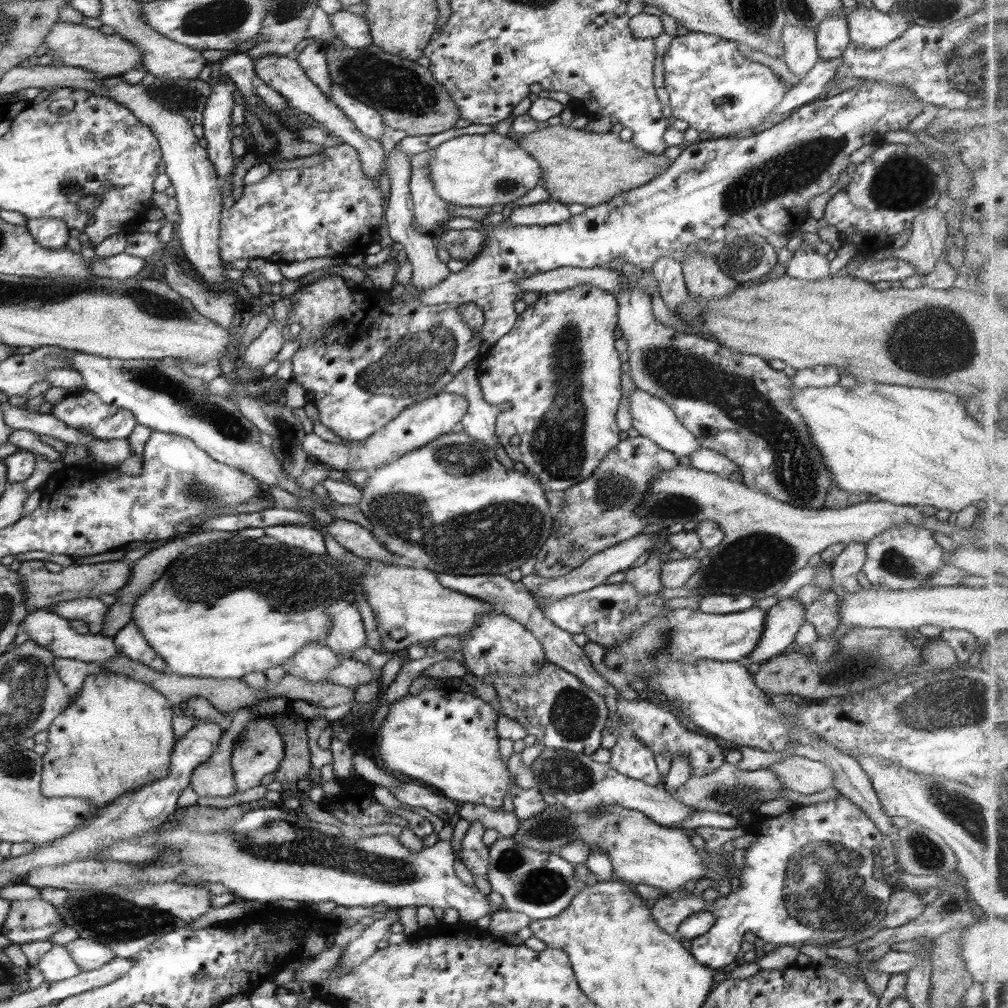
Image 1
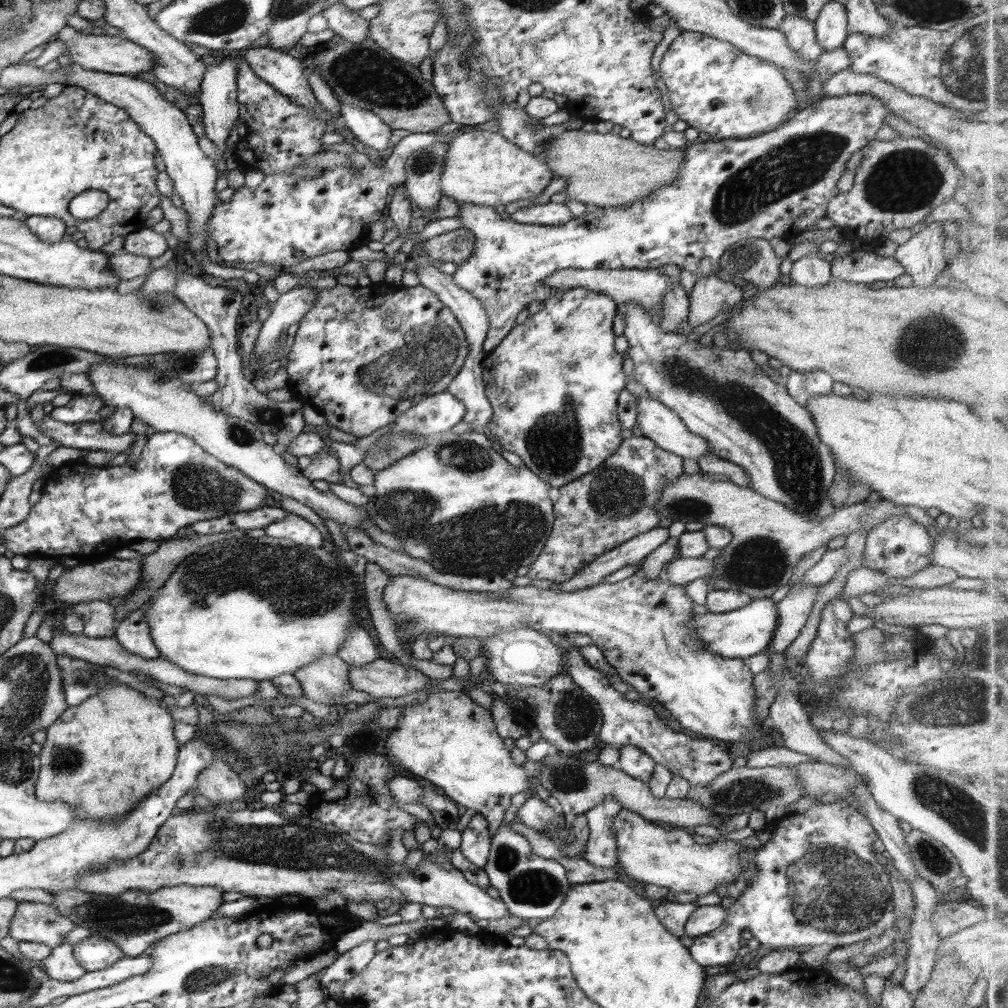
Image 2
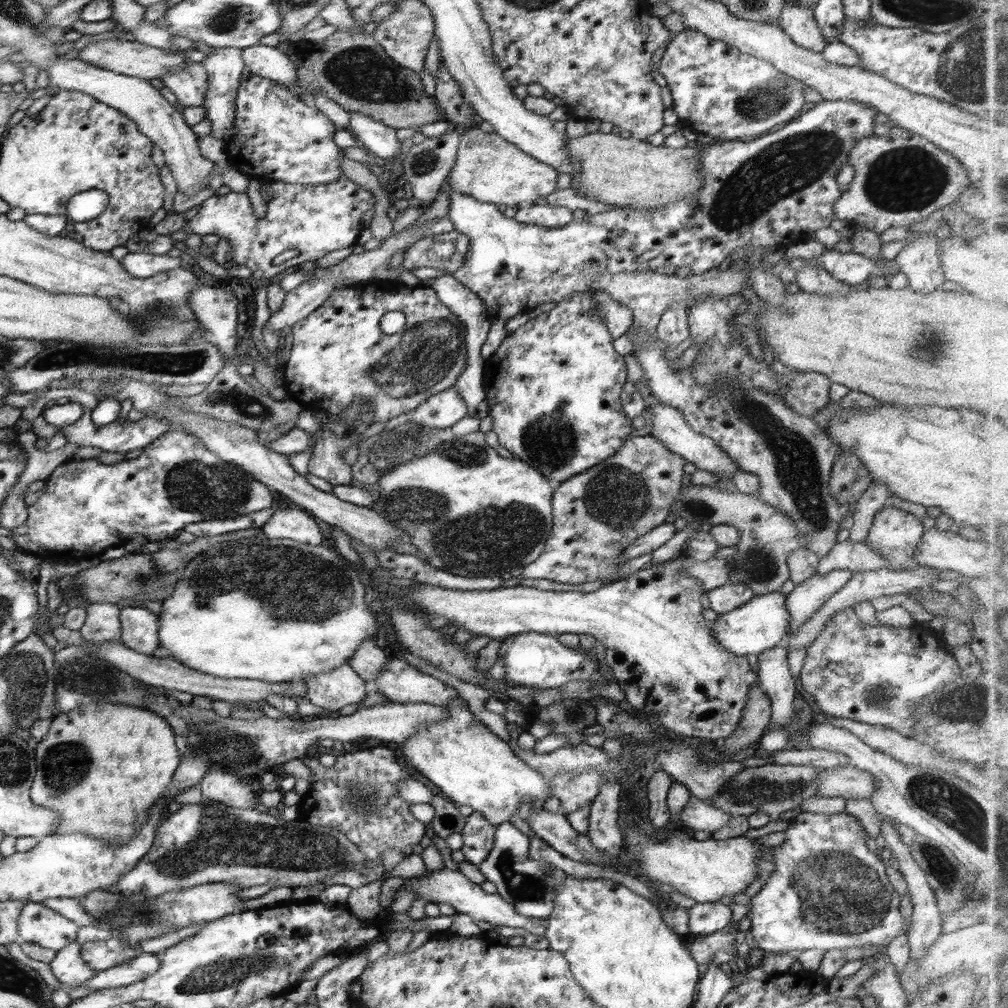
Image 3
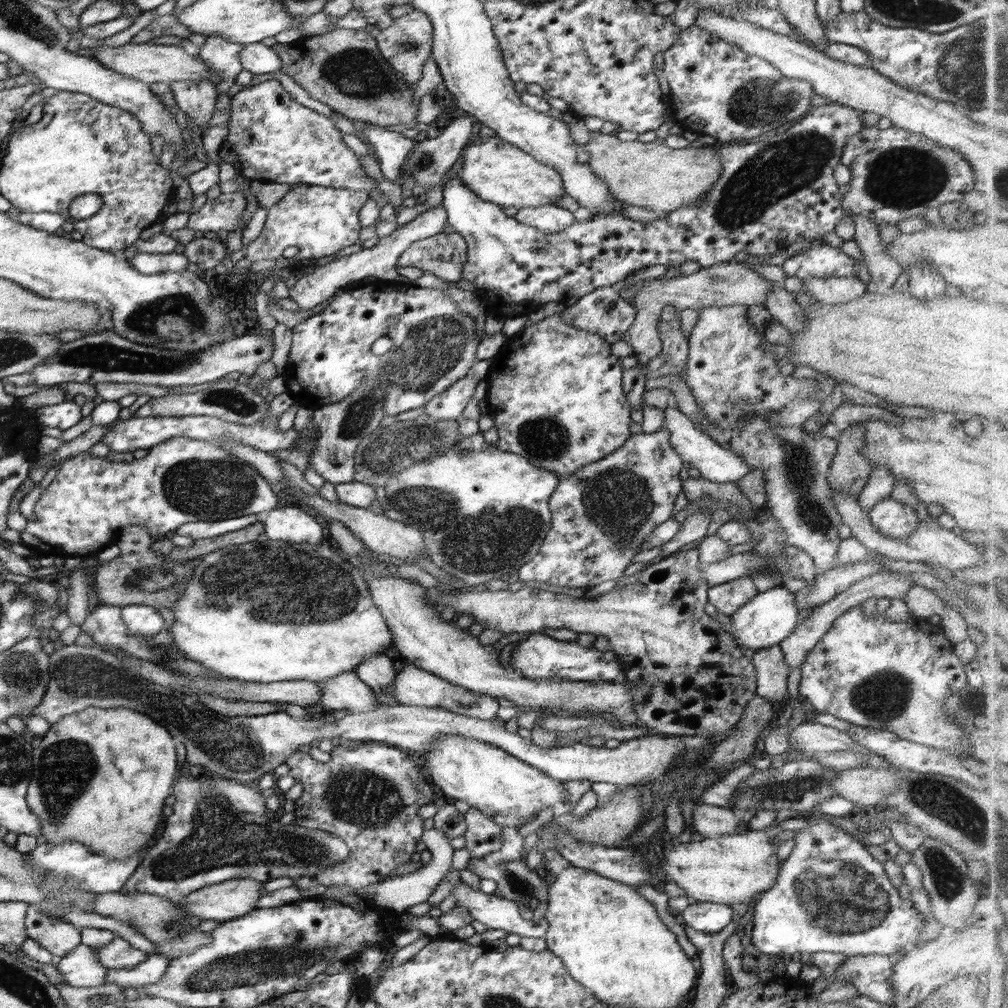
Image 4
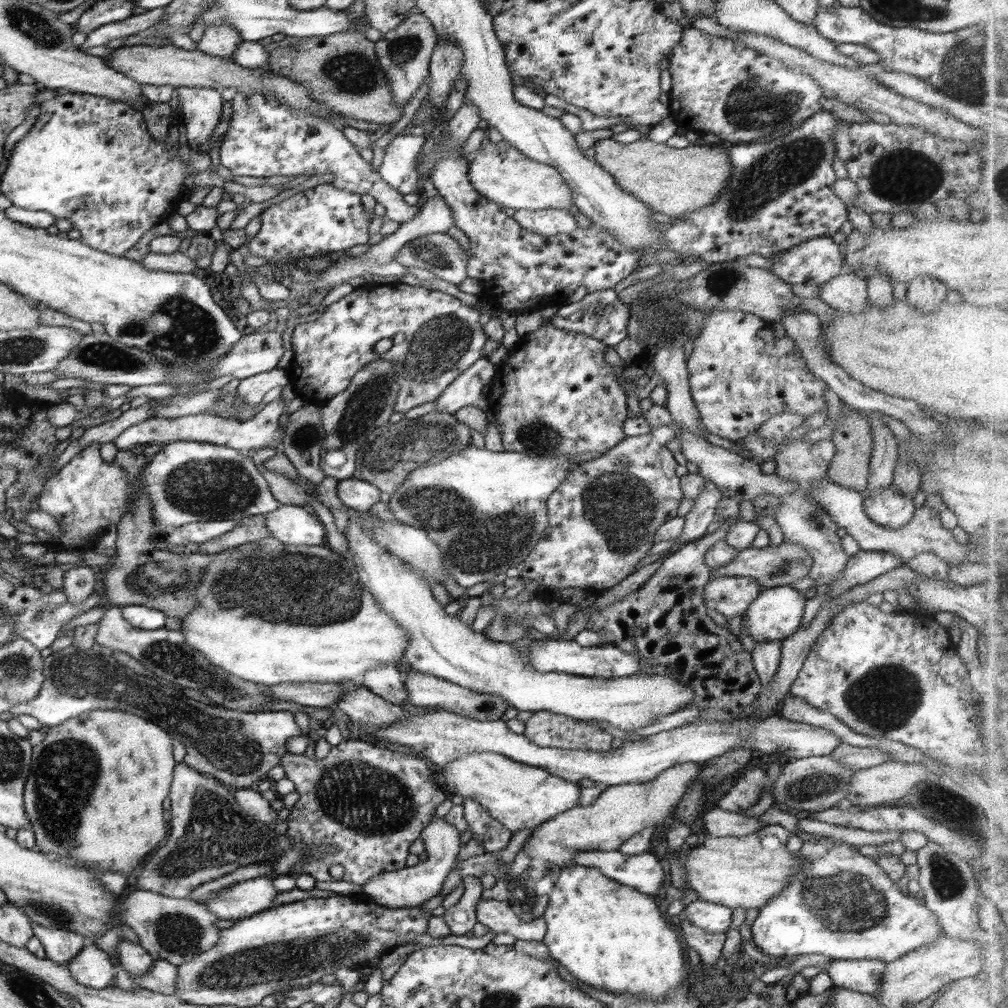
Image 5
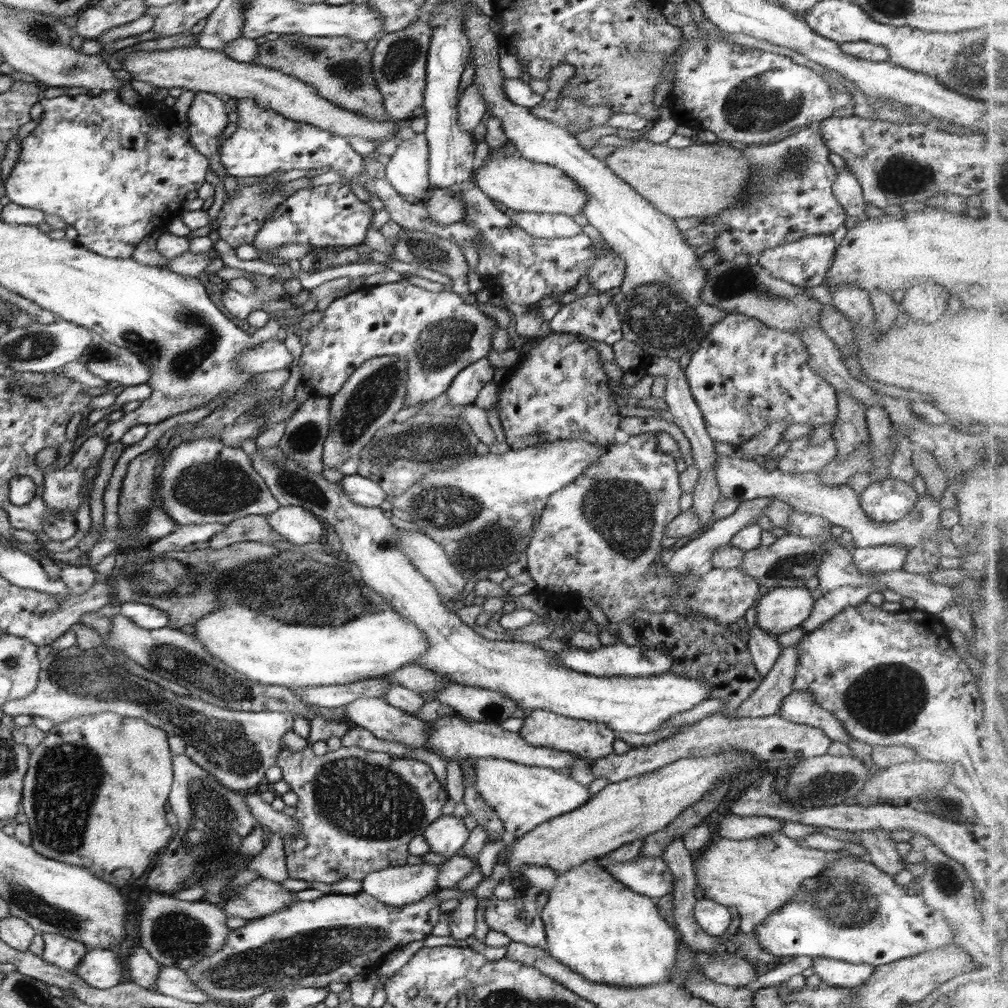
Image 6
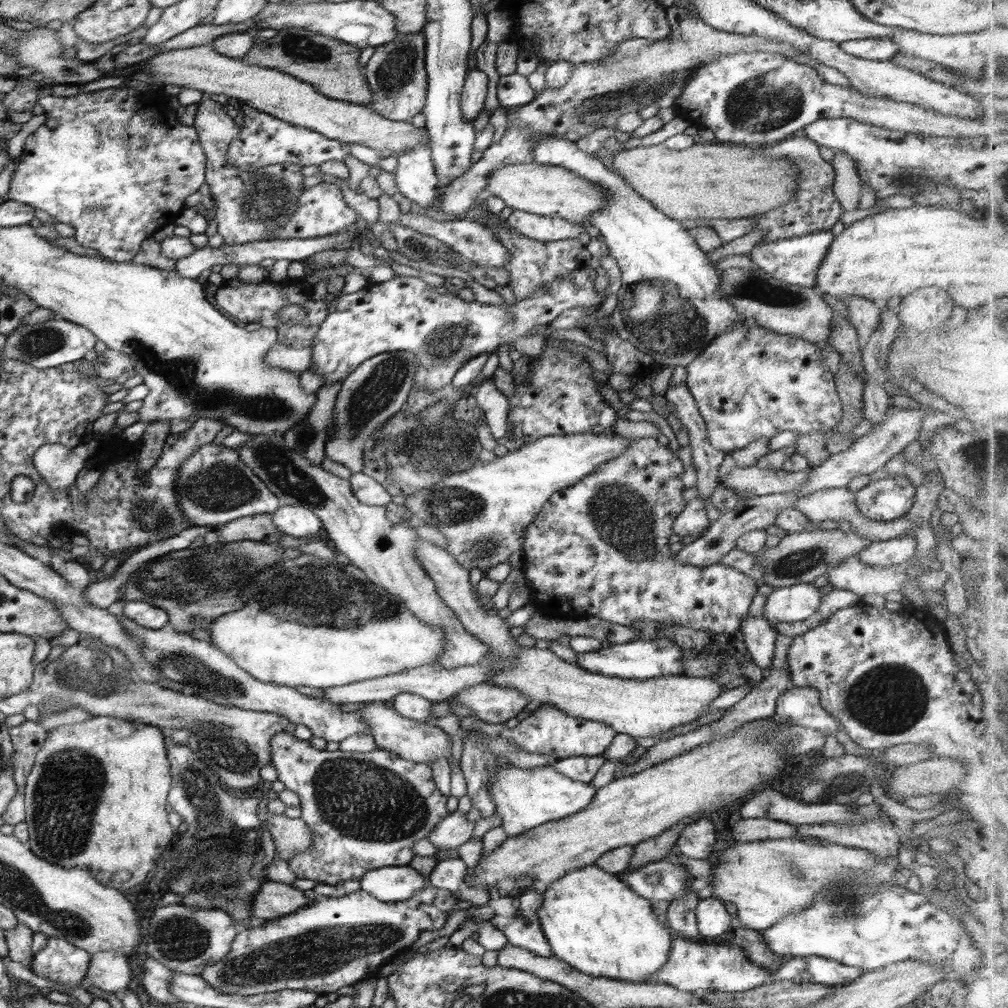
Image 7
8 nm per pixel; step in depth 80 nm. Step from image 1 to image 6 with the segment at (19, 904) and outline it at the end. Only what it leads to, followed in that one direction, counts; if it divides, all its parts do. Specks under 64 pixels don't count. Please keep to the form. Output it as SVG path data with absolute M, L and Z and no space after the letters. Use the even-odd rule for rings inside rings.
M43 933L41 938L45 944L41 954L44 962L53 964L66 972L77 972L77 968L87 954L87 947L84 943L68 939L63 935L49 933Z

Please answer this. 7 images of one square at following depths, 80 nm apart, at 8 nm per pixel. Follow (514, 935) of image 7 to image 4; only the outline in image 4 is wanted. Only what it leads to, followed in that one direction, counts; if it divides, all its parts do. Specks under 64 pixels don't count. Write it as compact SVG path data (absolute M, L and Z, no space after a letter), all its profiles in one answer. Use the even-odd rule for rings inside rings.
M462 881L455 886L449 896L455 898L456 906L468 908L474 921L480 921L488 929L504 930L509 934L536 939L543 938L549 928L546 918L525 920L520 914L518 903L484 894L480 889L472 891Z

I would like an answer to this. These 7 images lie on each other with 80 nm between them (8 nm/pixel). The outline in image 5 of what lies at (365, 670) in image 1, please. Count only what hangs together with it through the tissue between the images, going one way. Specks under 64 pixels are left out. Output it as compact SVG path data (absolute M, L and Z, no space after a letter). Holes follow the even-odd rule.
M412 670L407 674L404 678L404 684L409 694L408 704L425 707L438 706L448 712L455 712L460 716L481 720L482 722L500 720L504 712L511 708L510 703L506 702L504 697L479 693L416 670Z

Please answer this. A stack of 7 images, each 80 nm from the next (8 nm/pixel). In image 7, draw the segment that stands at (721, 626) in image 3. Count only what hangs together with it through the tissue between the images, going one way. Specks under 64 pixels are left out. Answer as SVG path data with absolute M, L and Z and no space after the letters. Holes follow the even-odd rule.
M814 583L774 589L767 596L765 613L762 615L770 624L795 623L812 618L822 601L820 589Z

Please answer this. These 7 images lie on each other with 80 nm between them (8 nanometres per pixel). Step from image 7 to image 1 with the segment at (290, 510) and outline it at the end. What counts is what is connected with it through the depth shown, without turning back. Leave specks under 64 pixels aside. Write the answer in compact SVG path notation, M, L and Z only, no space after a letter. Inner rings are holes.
M268 526L264 528L267 537L272 537L283 543L304 548L317 555L327 556L324 538L321 532L310 526Z

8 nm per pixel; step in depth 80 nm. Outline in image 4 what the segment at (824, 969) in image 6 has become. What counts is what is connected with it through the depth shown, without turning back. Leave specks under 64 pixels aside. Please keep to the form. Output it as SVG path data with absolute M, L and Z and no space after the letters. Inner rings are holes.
M878 954L851 956L835 970L835 980L852 982L858 994L893 1007L893 963L893 958Z

